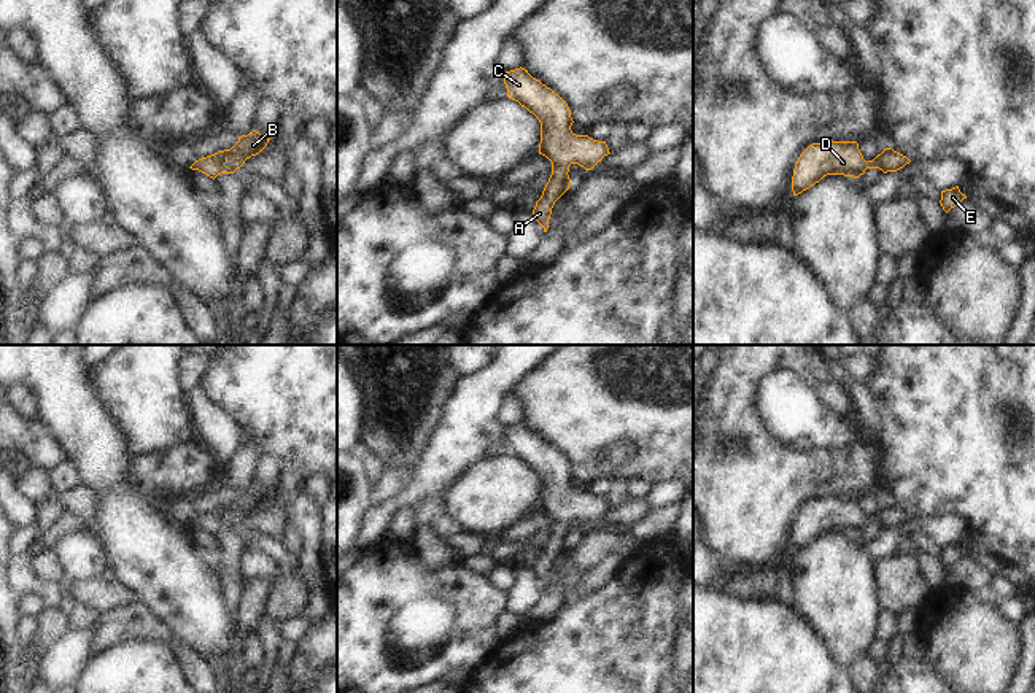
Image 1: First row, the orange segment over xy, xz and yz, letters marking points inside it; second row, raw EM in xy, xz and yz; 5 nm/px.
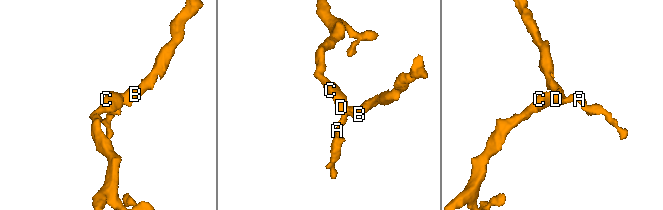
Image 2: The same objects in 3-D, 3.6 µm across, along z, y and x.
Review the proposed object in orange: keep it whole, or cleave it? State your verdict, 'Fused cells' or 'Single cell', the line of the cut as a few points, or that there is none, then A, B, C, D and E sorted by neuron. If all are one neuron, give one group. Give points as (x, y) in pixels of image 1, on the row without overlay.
Single cell. No split. Groups: A B C D E

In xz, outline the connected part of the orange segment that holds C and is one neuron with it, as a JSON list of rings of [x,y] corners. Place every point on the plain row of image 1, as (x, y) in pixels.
[[[528,426],[504,428],[507,453],[518,458],[541,478],[539,510],[552,518],[552,531],[533,566],[534,575],[549,585],[555,558],[569,545],[569,521],[579,520],[591,526],[609,509],[606,497],[571,486],[572,474],[568,459],[550,443],[533,434]]]

